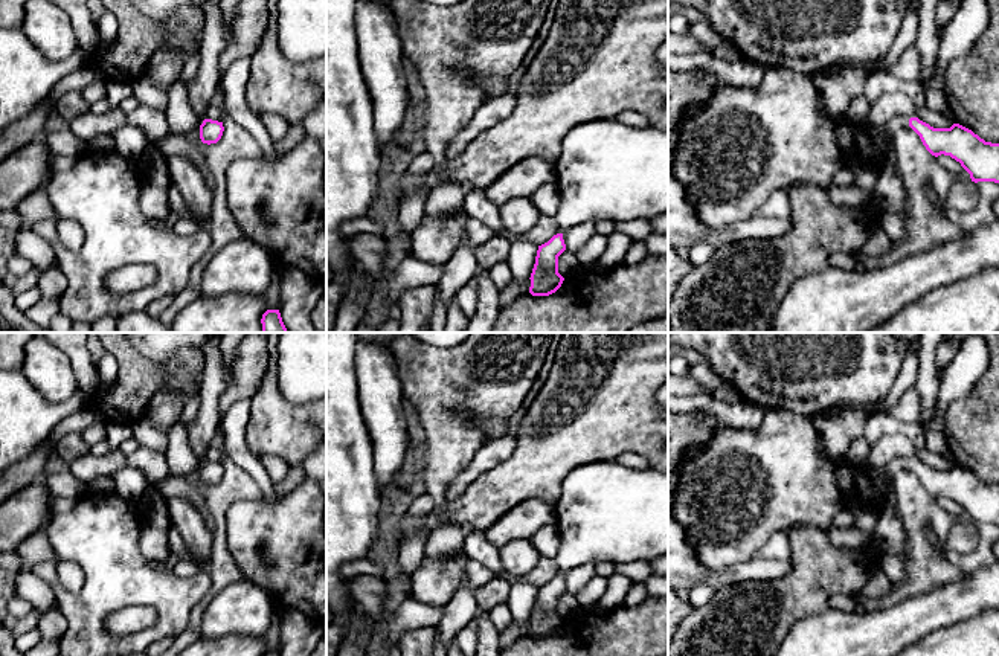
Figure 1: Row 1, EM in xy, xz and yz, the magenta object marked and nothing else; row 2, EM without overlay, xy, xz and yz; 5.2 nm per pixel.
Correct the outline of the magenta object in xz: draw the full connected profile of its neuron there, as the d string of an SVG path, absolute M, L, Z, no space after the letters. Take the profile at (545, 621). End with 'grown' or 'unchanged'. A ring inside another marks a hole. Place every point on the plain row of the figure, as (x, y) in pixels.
M557 575L548 584L538 587L535 606L529 619L529 635L532 638L549 638L561 629L564 619L558 615L558 598L564 592L563 575Z | unchanged

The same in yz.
M818 432L818 449L822 459L831 462L840 497L846 506L879 508L897 474L911 468L932 497L950 497L970 516L972 523L999 525L999 485L985 484L959 465L950 470L933 470L918 459L895 458L885 468L885 481L877 482L863 462L834 462L827 453L821 432Z | grown

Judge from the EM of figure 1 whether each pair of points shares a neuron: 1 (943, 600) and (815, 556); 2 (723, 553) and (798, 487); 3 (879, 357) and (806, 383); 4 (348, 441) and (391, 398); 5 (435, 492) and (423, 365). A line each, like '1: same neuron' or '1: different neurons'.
1: different neurons
2: same neuron
3: same neuron
4: different neurons
5: same neuron

